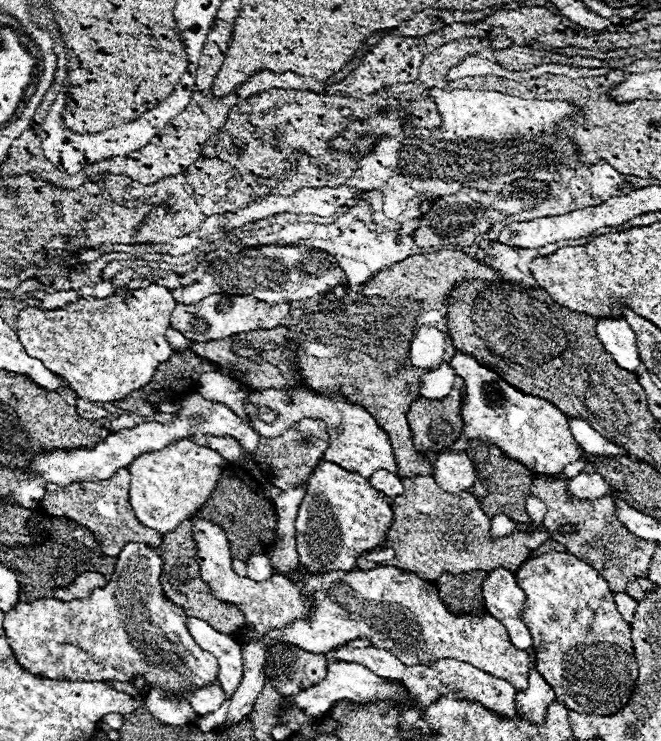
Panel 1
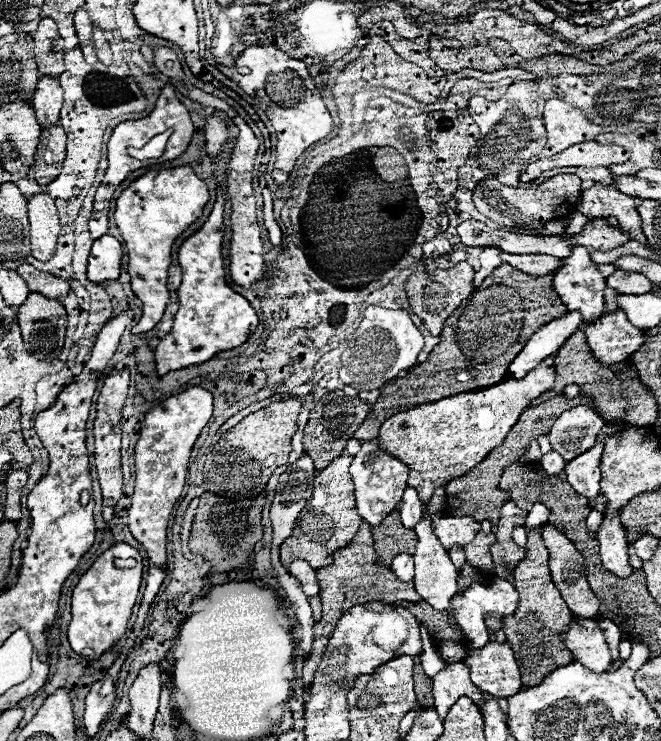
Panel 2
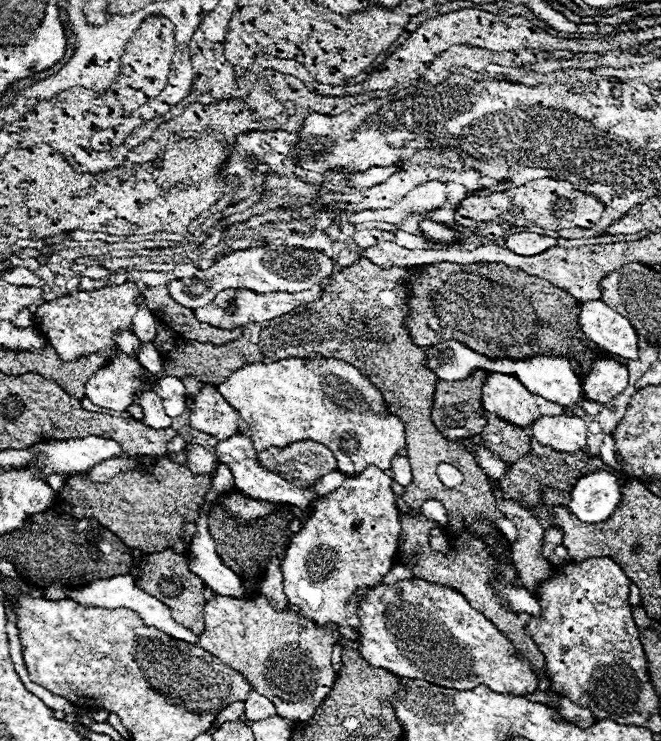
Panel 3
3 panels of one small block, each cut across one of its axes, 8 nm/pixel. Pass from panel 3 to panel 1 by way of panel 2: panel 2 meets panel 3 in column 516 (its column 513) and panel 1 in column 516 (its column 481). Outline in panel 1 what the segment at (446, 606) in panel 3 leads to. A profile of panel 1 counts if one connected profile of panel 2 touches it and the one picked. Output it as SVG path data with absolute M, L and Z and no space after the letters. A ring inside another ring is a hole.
M298 566L292 576L284 576L292 584L302 584L302 592L308 596L312 608L310 618L294 620L284 628L270 630L262 640L250 640L242 644L242 682L230 698L228 722L238 722L252 712L254 702L264 688L268 652L276 644L288 644L304 648L306 652L322 654L336 644L344 644L352 638L368 638L376 648L390 648L390 652L406 666L432 664L438 658L464 660L482 672L508 680L516 690L528 686L530 658L524 650L512 646L506 628L496 622L488 612L484 616L454 616L438 596L434 582L426 582L412 572L404 572L394 566L374 566L372 570L332 570L324 574L310 574L304 566Z

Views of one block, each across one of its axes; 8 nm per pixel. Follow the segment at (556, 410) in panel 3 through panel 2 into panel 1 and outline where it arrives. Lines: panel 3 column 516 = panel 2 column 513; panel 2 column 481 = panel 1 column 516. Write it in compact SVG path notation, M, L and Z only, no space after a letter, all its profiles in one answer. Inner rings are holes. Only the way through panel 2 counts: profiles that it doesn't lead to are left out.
M458 352L450 366L466 384L460 418L464 422L462 432L468 440L484 440L498 446L506 458L524 464L532 474L556 474L582 458L566 414L562 414L554 404L508 386L496 372L480 366L468 354Z

